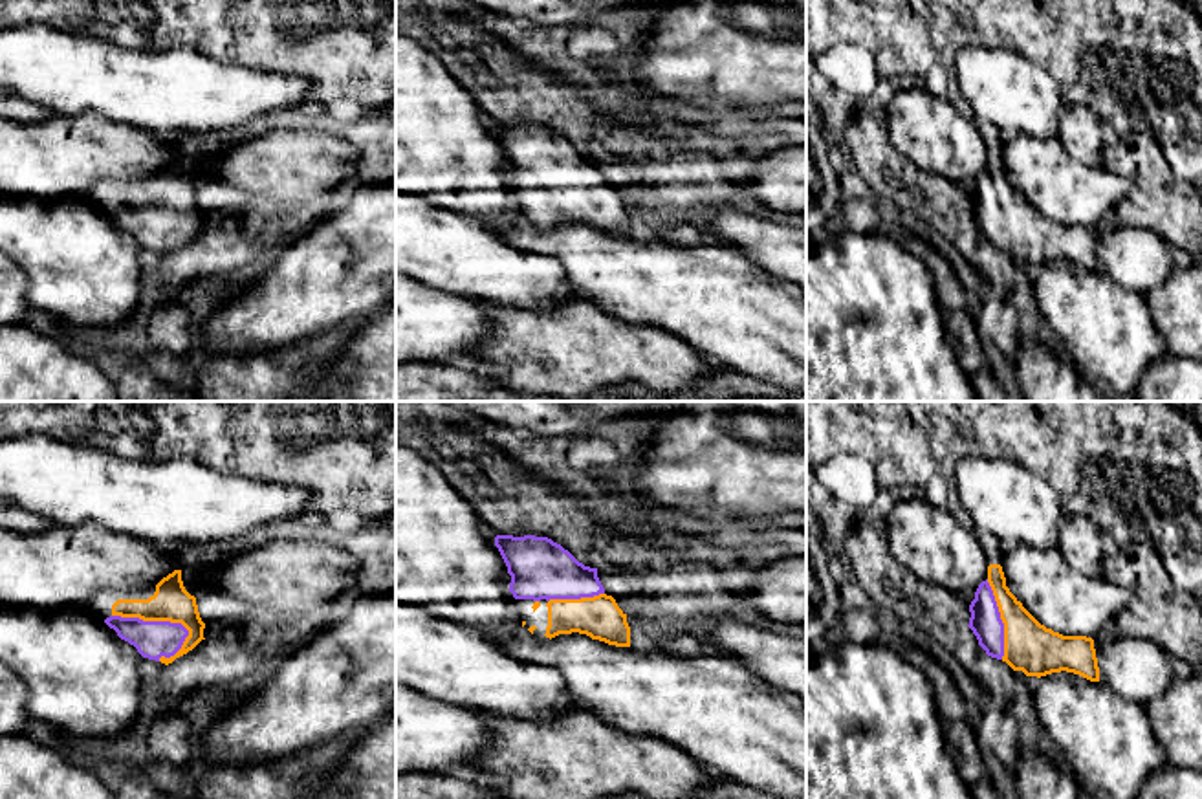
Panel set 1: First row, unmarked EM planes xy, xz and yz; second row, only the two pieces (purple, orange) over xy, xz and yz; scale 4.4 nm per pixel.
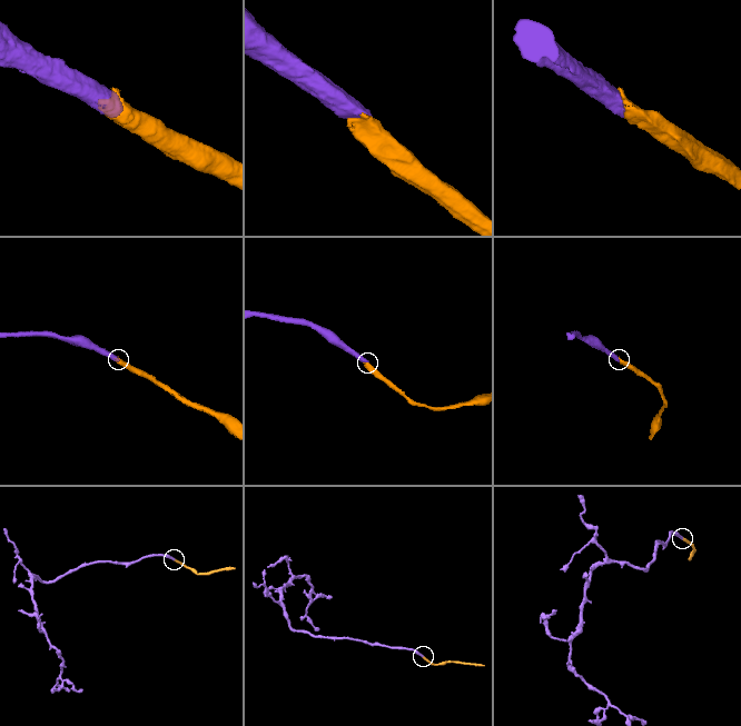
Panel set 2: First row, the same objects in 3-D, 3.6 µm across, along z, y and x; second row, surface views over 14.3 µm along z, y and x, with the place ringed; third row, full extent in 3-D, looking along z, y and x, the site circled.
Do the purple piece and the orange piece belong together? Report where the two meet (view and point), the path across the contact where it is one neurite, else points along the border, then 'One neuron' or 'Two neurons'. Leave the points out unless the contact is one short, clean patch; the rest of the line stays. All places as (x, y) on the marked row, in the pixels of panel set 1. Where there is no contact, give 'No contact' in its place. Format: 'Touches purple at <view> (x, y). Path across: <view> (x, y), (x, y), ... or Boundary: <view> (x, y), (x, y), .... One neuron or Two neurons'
Touches purple at xy (152, 622). Path across: xy (152, 640), (152, 622), (171, 601). One neuron

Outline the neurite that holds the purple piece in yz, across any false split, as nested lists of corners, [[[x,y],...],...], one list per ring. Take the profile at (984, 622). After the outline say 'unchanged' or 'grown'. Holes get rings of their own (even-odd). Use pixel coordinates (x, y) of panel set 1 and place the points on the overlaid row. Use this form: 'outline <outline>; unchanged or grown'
outline [[[1000,564],[988,566],[988,579],[982,581],[969,605],[969,629],[988,656],[1006,662],[1013,671],[1026,676],[1046,676],[1052,673],[1074,673],[1090,682],[1099,682],[1099,667],[1094,640],[1087,636],[1063,636],[1041,625],[1006,586]]]; grown

